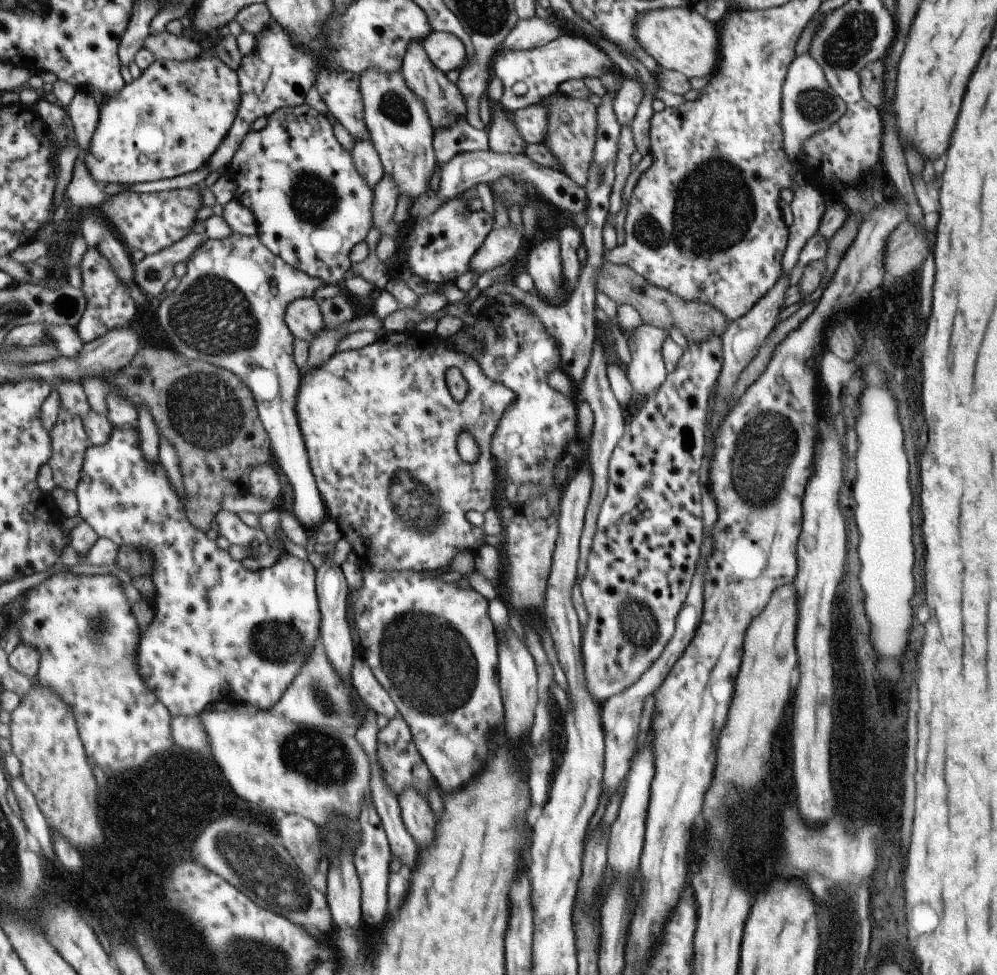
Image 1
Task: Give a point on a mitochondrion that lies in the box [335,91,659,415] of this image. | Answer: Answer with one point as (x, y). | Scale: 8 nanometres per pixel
(408, 154)

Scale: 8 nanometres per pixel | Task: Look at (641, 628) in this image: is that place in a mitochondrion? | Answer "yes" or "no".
yes

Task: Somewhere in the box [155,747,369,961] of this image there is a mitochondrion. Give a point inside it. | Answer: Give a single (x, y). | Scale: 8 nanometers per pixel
(264, 871)

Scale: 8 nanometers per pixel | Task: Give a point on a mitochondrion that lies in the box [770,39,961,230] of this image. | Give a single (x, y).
(815, 105)

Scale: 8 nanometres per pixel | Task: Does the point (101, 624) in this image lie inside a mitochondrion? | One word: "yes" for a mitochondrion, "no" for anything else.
yes

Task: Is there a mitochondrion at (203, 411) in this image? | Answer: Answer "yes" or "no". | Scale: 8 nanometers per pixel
yes

